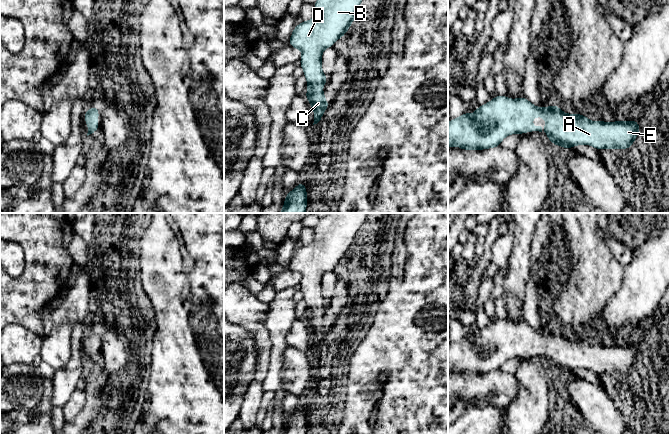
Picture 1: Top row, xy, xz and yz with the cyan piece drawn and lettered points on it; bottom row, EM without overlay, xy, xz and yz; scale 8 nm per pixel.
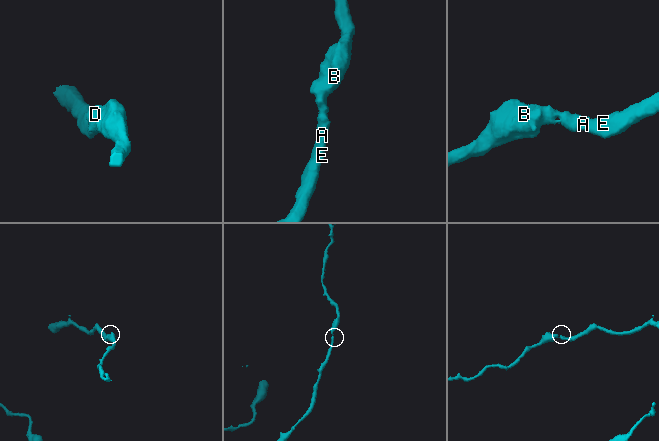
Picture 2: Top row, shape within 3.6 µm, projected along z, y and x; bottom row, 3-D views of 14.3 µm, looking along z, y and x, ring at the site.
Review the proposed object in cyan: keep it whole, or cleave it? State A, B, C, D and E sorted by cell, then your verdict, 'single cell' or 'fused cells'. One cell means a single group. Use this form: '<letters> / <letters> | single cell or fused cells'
A B C D E | single cell

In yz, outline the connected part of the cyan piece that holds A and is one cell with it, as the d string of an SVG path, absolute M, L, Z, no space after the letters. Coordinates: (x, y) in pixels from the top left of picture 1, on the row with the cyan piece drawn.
M497 94L490 102L477 107L470 115L466 111L448 123L448 148L458 146L462 150L484 150L500 146L502 140L510 134L542 132L541 126L533 126L534 117L545 118L545 134L553 145L562 148L573 148L576 145L590 145L598 150L629 149L639 135L640 126L637 120L614 121L611 123L591 121L583 114L564 113L557 105L541 108L533 105L524 96L510 99Z

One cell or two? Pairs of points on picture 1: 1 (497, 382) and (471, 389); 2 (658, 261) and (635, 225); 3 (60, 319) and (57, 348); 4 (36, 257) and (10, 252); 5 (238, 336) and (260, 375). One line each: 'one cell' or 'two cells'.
1: one cell
2: two cells
3: two cells
4: two cells
5: two cells

